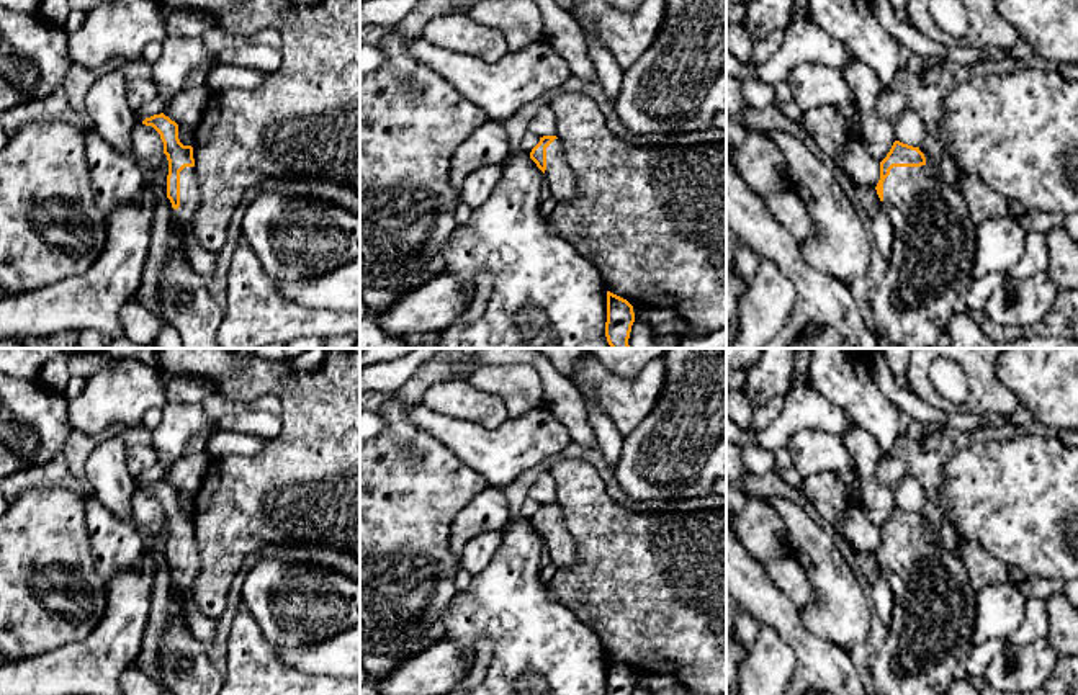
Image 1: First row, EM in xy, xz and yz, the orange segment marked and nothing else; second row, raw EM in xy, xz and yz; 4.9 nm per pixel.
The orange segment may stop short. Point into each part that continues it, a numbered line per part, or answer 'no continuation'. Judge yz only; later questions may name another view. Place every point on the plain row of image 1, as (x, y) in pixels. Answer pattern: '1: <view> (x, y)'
1: yz (933, 599)

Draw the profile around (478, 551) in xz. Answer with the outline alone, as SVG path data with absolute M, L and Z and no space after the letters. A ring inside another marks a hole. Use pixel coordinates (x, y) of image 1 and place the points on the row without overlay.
M483 531L463 546L460 556L460 567L466 569L471 576L479 574L492 559L502 543L504 531Z

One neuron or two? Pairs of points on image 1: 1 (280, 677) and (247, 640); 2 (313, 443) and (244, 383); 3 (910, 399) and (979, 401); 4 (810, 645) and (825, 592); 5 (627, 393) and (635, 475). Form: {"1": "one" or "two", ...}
{"1": "one", "2": "one", "3": "two", "4": "two", "5": "two"}

